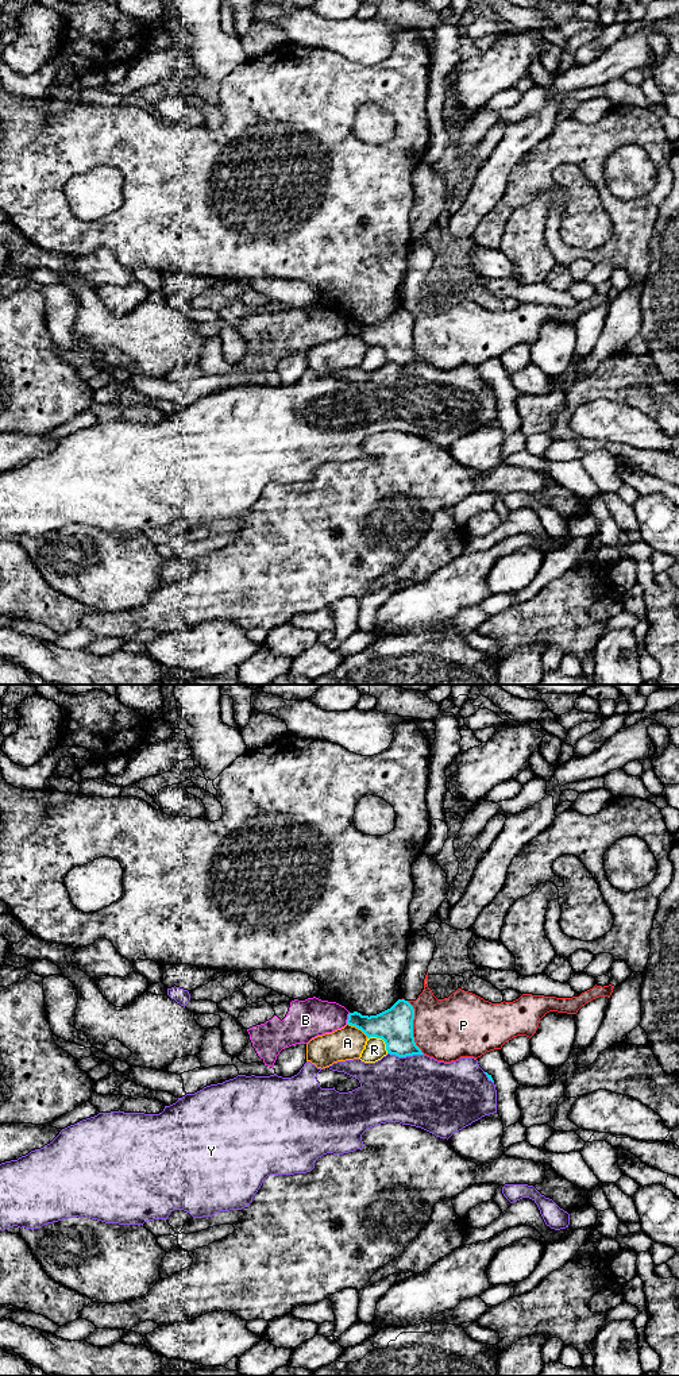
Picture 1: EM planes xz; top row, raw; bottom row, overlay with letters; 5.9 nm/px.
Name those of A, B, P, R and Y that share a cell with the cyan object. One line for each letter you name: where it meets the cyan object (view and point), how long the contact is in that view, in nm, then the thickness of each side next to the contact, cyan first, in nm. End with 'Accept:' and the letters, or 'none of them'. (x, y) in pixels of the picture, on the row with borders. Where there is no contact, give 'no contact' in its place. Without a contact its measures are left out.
Accept: none of them

